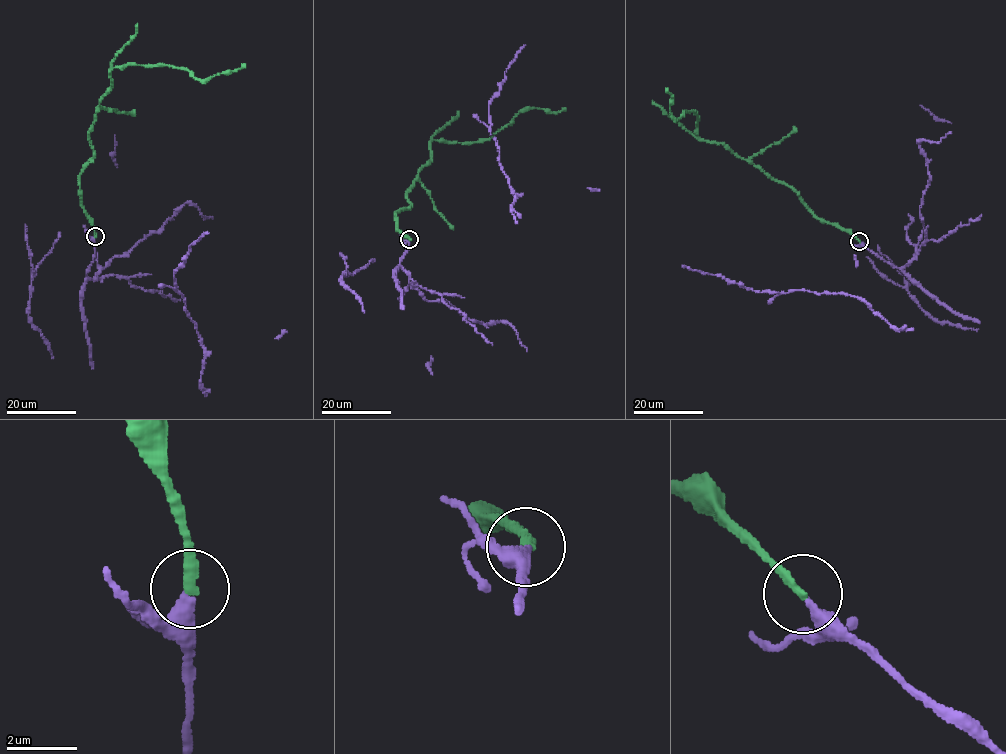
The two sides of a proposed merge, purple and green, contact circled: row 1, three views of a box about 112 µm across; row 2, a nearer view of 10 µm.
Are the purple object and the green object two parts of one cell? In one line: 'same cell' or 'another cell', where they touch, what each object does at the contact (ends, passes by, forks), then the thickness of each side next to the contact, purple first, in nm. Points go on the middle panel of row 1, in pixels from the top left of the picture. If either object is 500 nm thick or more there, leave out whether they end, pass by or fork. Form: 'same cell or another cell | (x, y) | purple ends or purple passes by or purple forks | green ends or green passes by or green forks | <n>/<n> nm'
same cell | (409, 239) | purple ends | green ends | 360/280 nm

